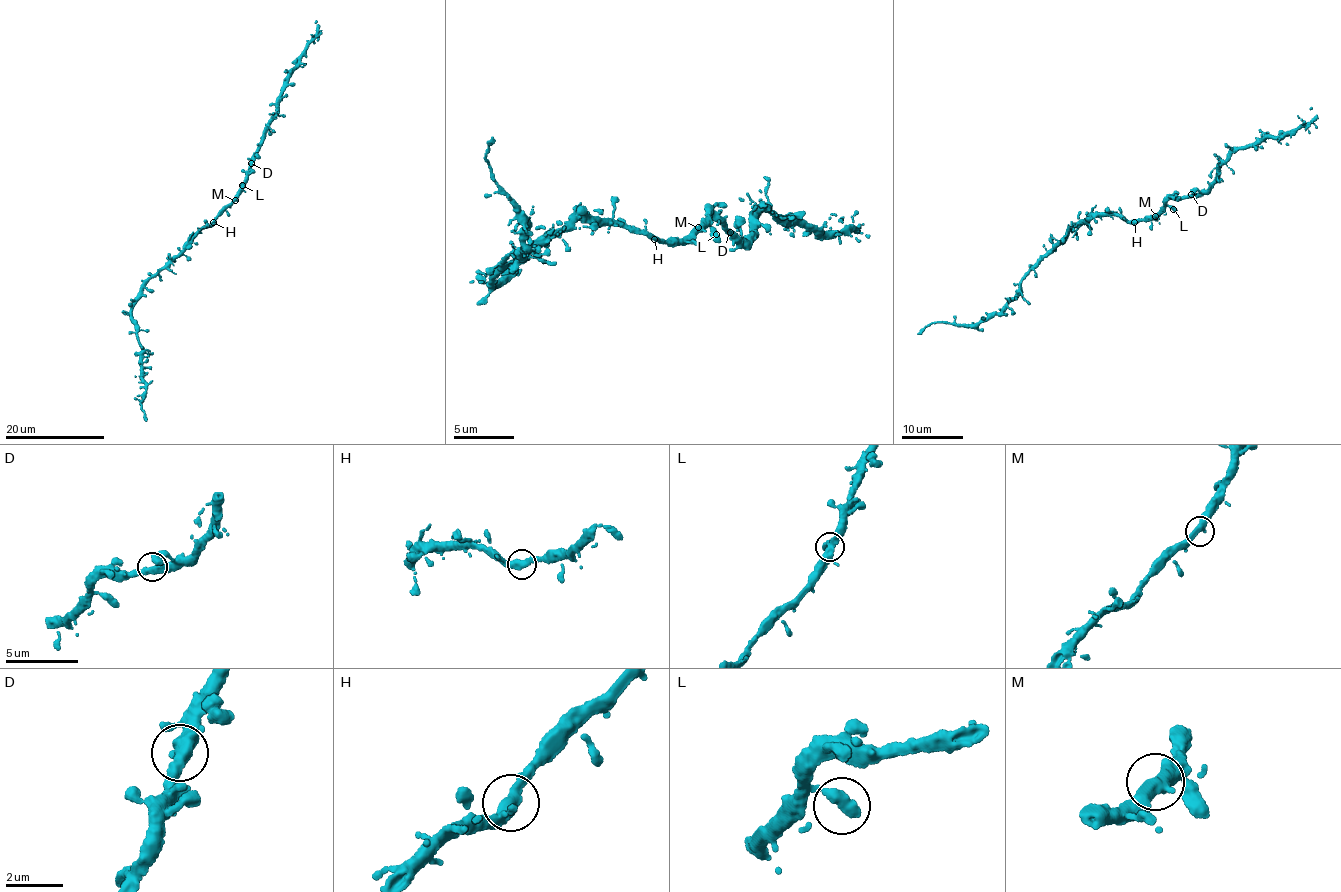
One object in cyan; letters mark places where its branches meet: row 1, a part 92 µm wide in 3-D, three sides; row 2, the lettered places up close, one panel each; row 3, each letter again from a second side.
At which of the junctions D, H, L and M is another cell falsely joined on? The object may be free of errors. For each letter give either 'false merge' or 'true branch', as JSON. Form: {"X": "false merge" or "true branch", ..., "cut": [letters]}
{"D": "true branch", "H": "true branch", "L": "true branch", "M": "true branch", "cut": []}

